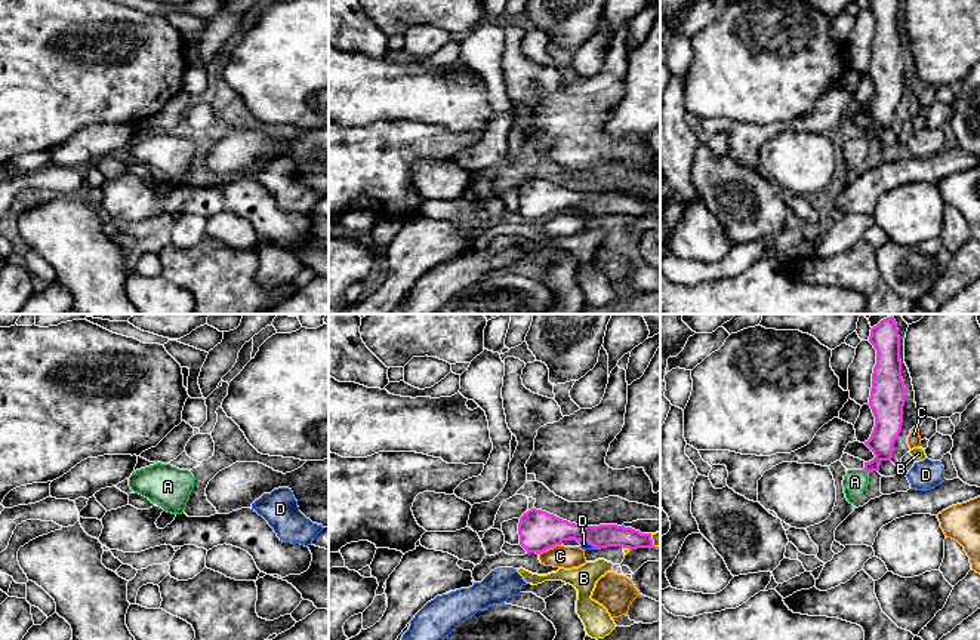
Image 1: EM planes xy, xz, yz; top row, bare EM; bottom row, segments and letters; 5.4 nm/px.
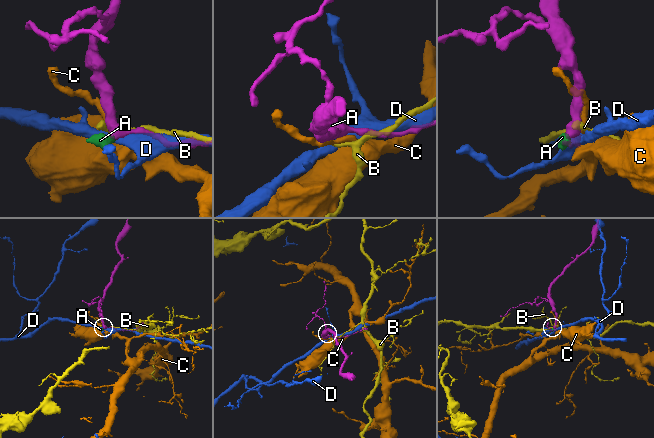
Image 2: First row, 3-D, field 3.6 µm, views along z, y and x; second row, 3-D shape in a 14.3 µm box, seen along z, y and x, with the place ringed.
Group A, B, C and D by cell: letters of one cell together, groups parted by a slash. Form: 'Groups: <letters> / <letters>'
Groups: A / B / C / D

